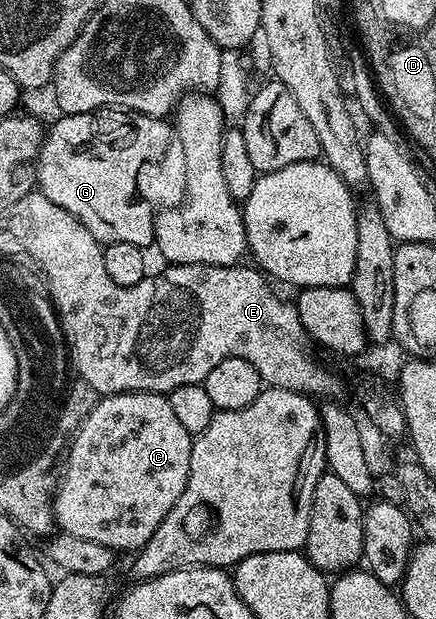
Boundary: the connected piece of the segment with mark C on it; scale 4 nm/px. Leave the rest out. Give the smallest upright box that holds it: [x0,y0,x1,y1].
[52,390,193,552]

